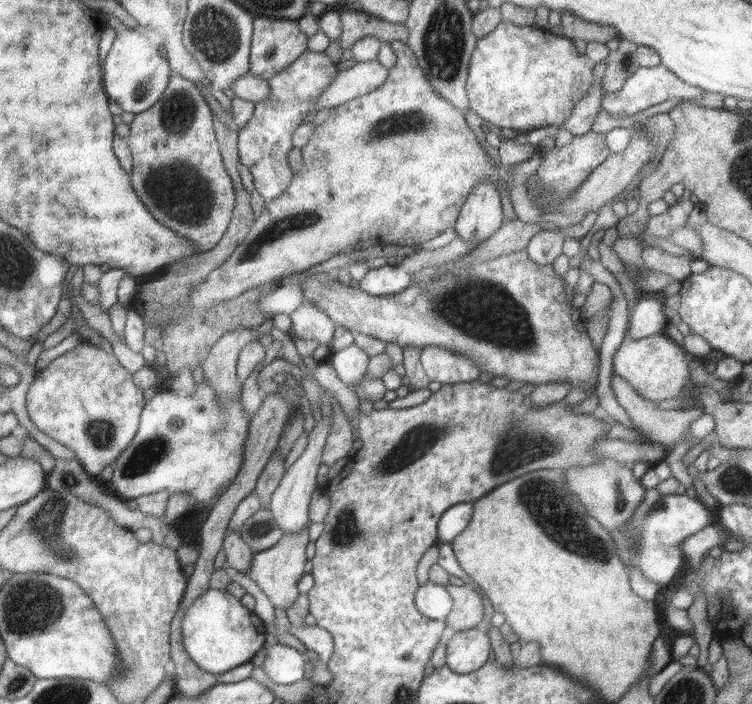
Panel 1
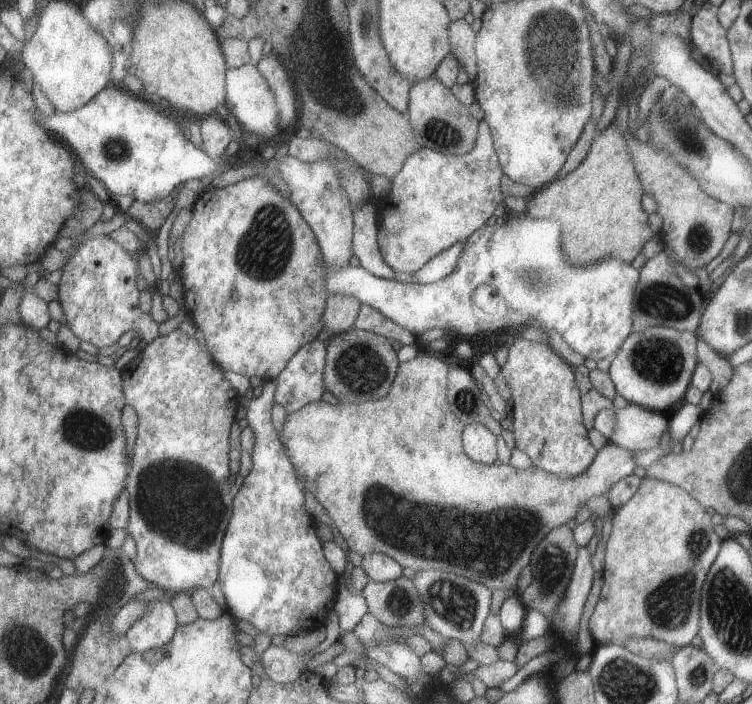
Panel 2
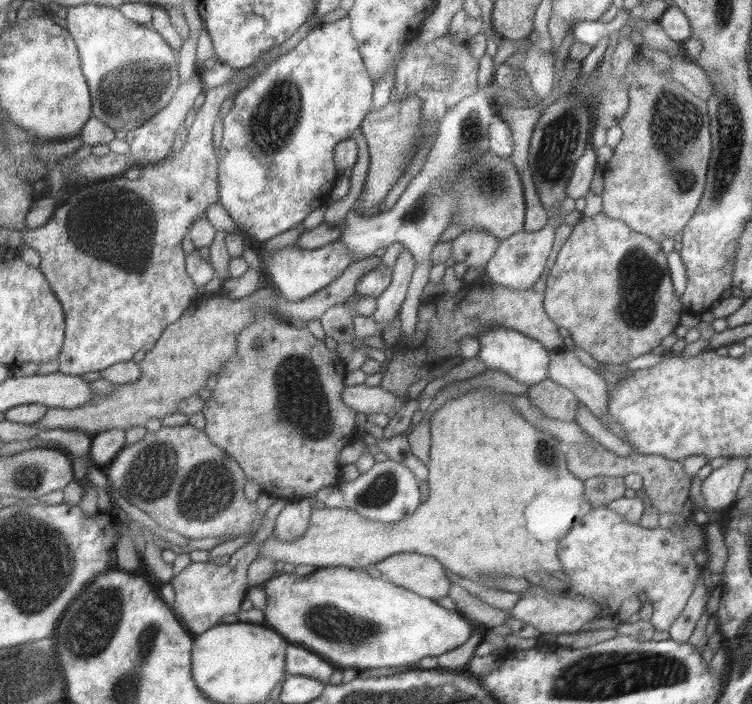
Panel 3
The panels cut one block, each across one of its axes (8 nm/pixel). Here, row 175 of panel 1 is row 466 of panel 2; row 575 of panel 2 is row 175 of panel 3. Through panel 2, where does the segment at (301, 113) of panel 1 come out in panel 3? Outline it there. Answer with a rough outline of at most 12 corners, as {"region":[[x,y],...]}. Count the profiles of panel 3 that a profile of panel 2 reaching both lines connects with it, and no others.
{"region":[[351,21],[237,92],[218,203],[264,244],[326,204],[373,108]]}

